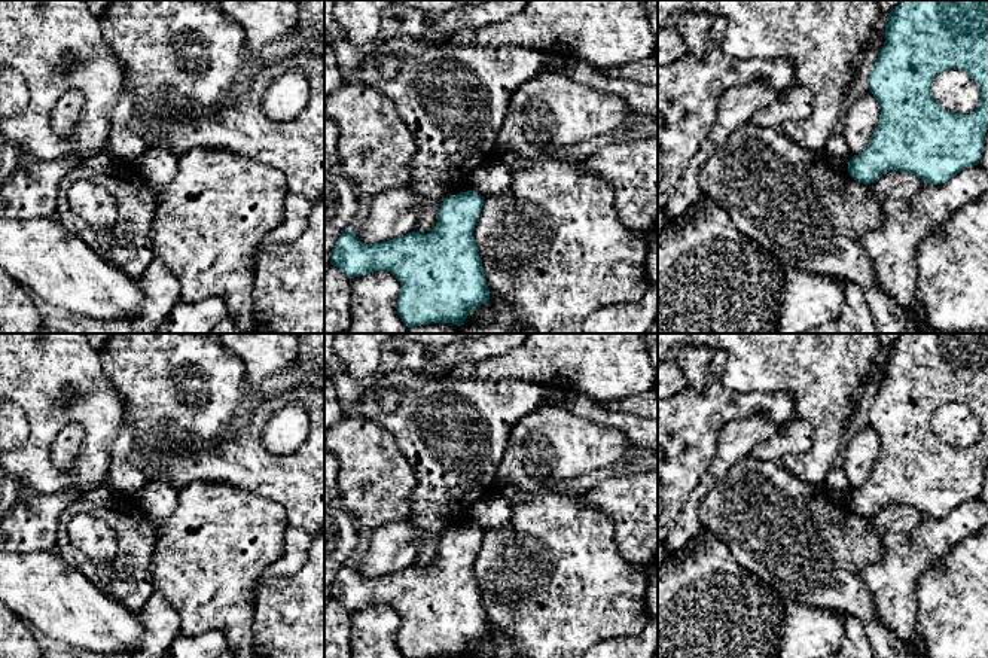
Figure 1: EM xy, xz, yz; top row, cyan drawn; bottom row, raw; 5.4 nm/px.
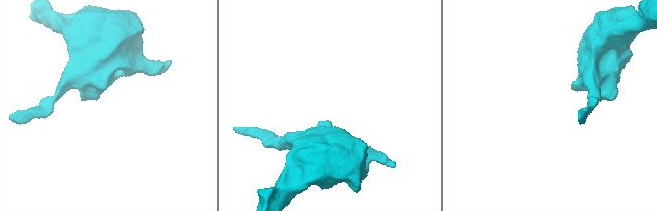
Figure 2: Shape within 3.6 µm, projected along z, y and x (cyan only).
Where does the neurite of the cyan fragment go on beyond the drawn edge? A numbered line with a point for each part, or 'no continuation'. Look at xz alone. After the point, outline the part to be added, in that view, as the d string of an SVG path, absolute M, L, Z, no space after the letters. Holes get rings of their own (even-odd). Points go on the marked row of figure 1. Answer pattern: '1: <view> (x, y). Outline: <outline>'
no continuation

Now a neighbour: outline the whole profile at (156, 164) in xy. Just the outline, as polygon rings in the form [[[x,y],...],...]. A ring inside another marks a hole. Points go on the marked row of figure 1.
[[[152,143],[135,164],[150,191],[158,195],[176,176],[179,156],[173,155],[167,147]]]

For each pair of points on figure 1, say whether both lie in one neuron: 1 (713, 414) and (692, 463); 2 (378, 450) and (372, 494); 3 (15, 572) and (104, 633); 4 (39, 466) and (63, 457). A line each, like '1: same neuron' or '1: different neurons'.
1: same neuron
2: same neuron
3: same neuron
4: different neurons

